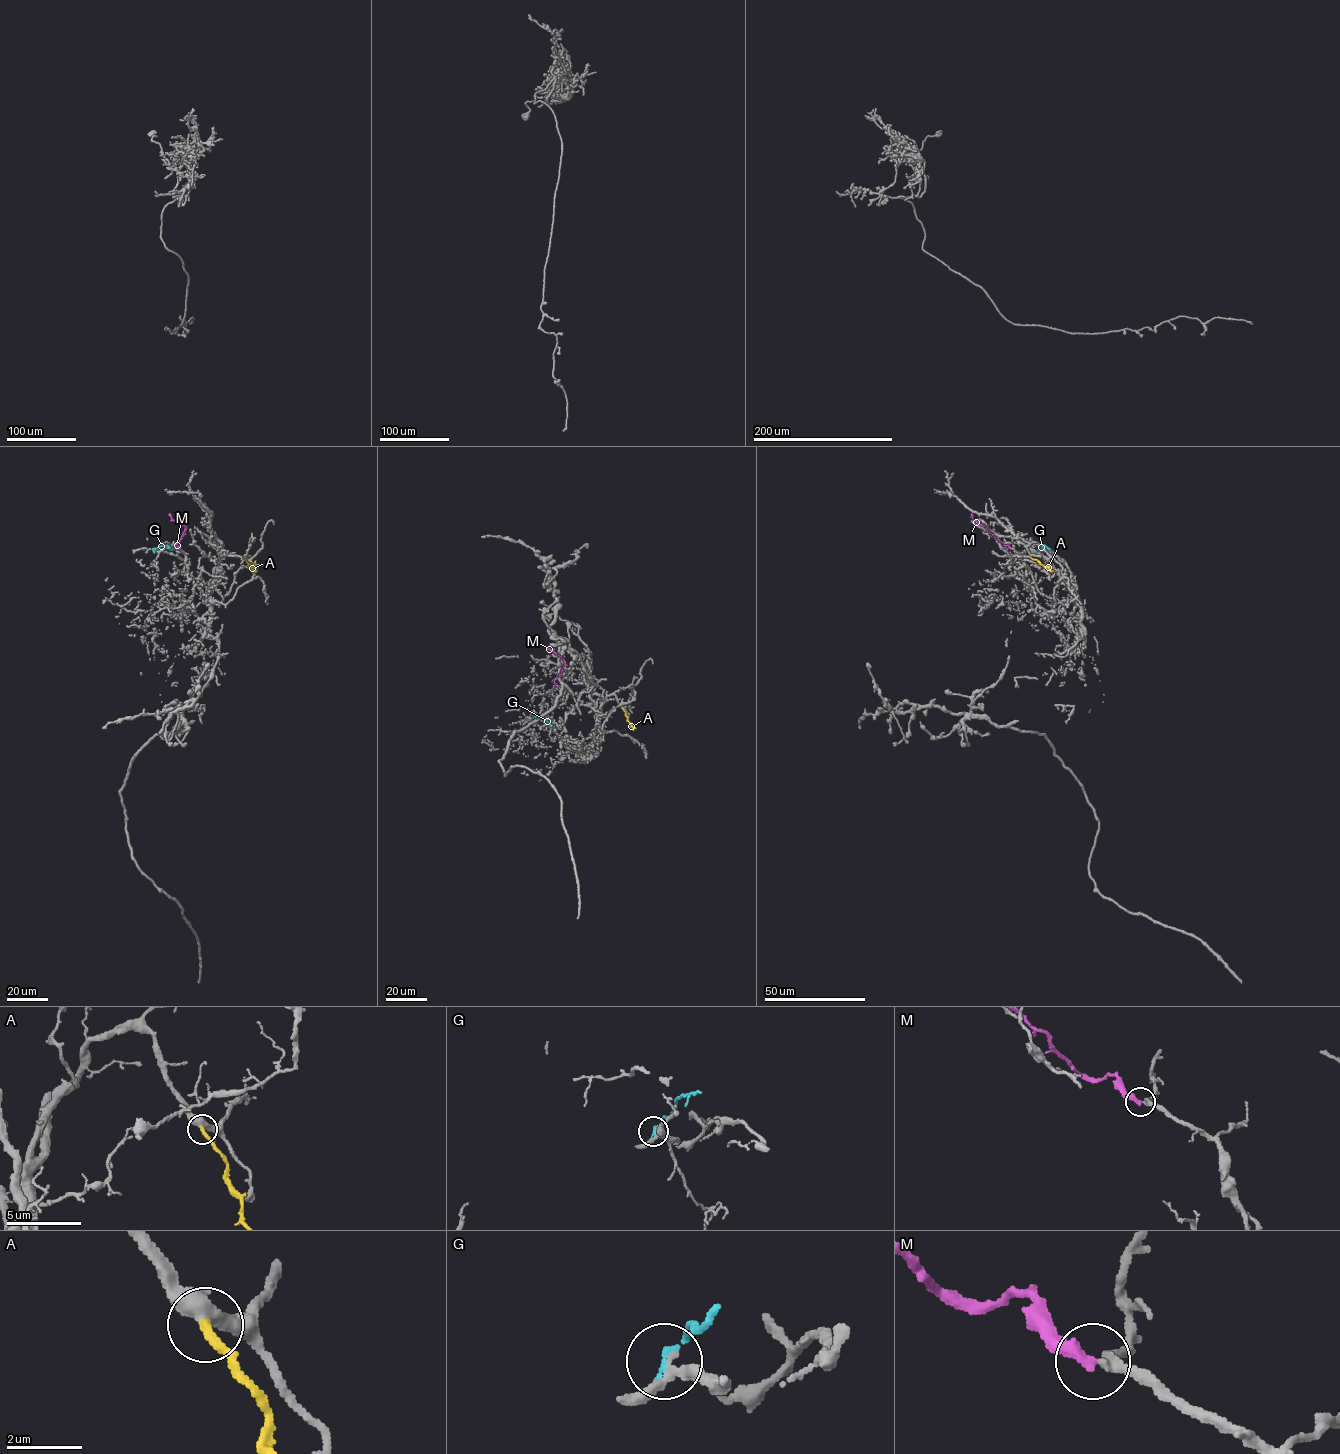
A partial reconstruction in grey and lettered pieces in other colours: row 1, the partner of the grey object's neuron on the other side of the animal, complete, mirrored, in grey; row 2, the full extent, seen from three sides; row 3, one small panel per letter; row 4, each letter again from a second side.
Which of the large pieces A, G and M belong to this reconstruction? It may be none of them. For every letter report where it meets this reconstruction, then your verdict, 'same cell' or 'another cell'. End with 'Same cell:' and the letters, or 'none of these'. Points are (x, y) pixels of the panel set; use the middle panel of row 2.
A: (622, 708) | same cell
G: (532, 715) | another cell
M: (559, 688) | same cell
Same cell: A, M

